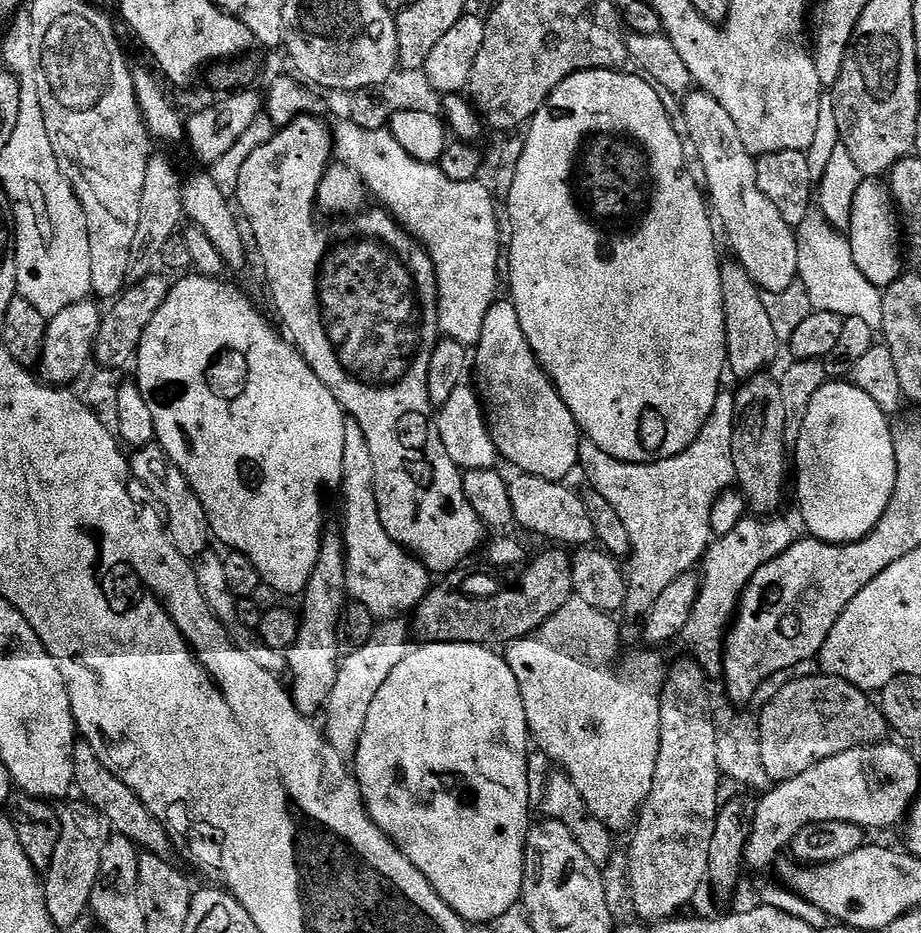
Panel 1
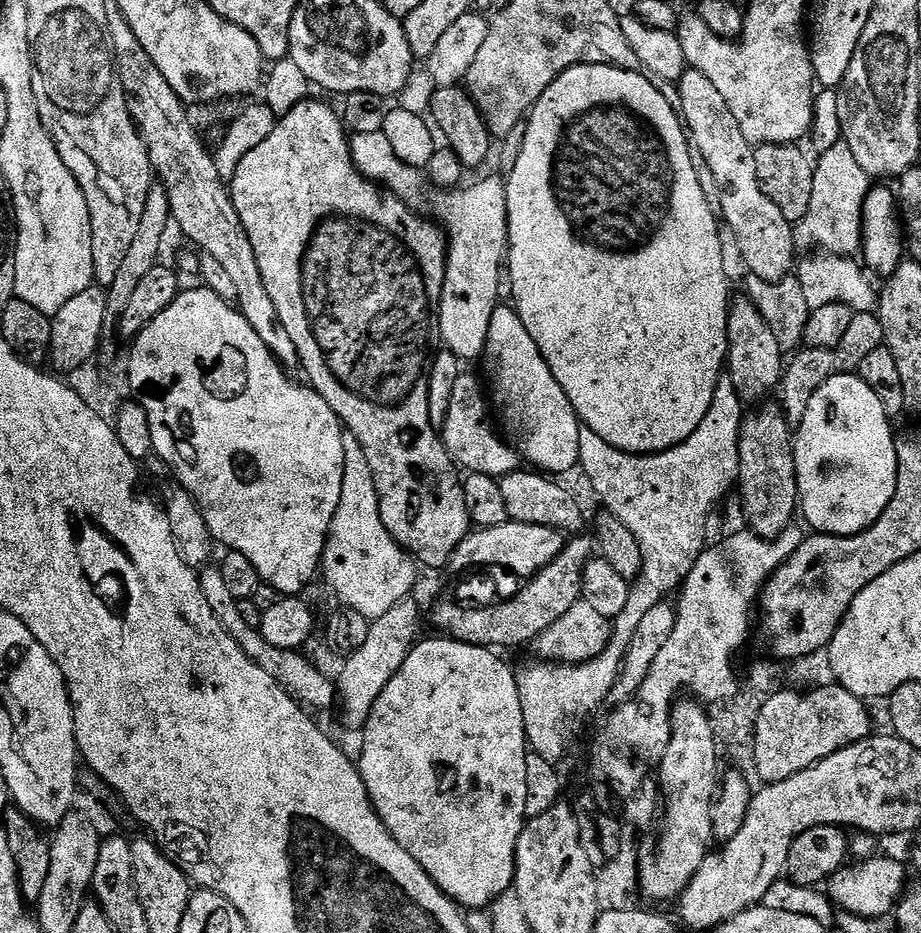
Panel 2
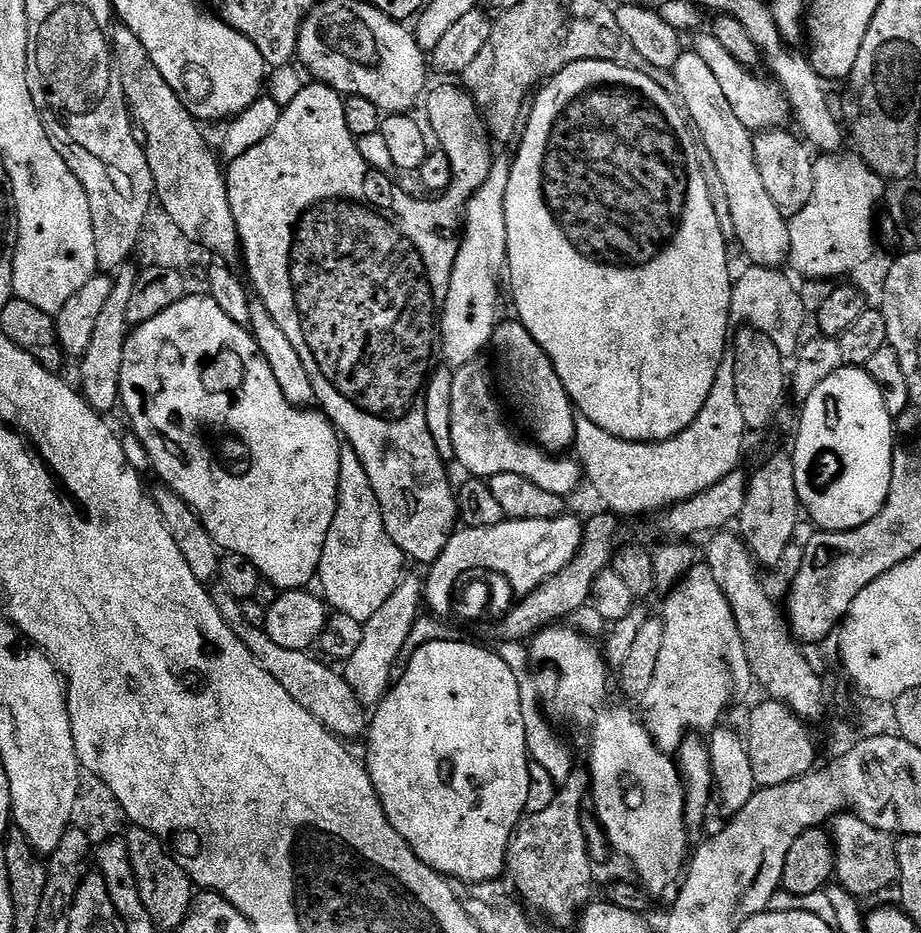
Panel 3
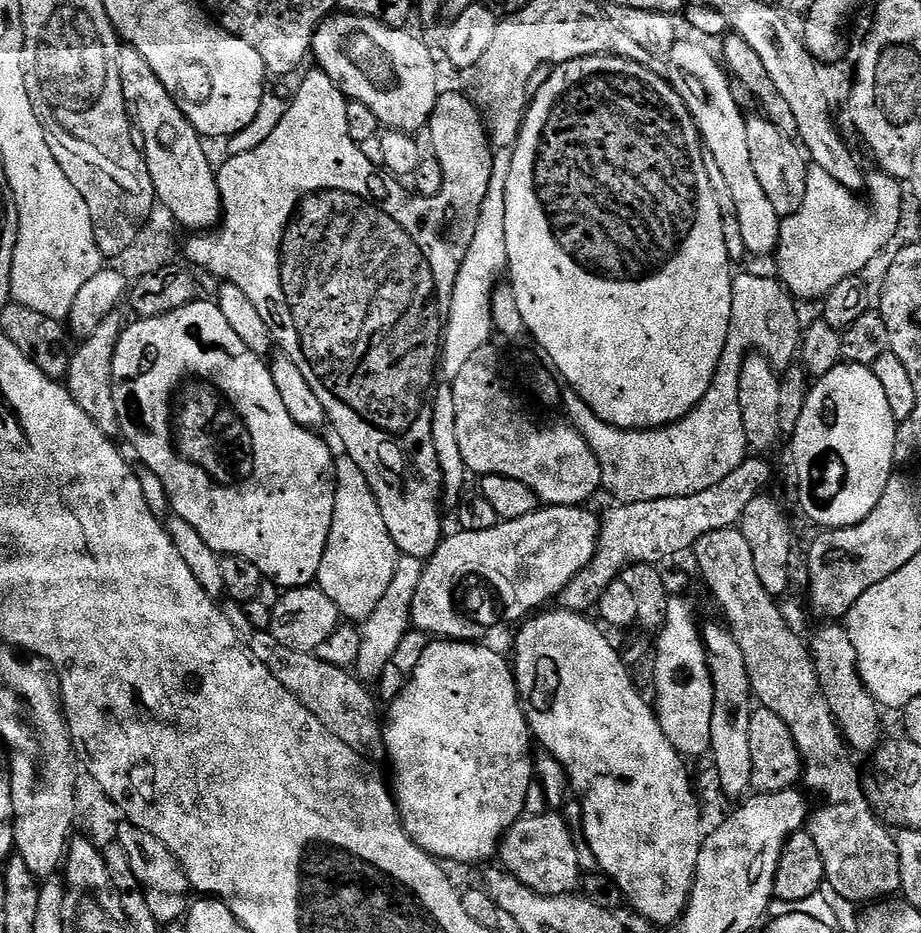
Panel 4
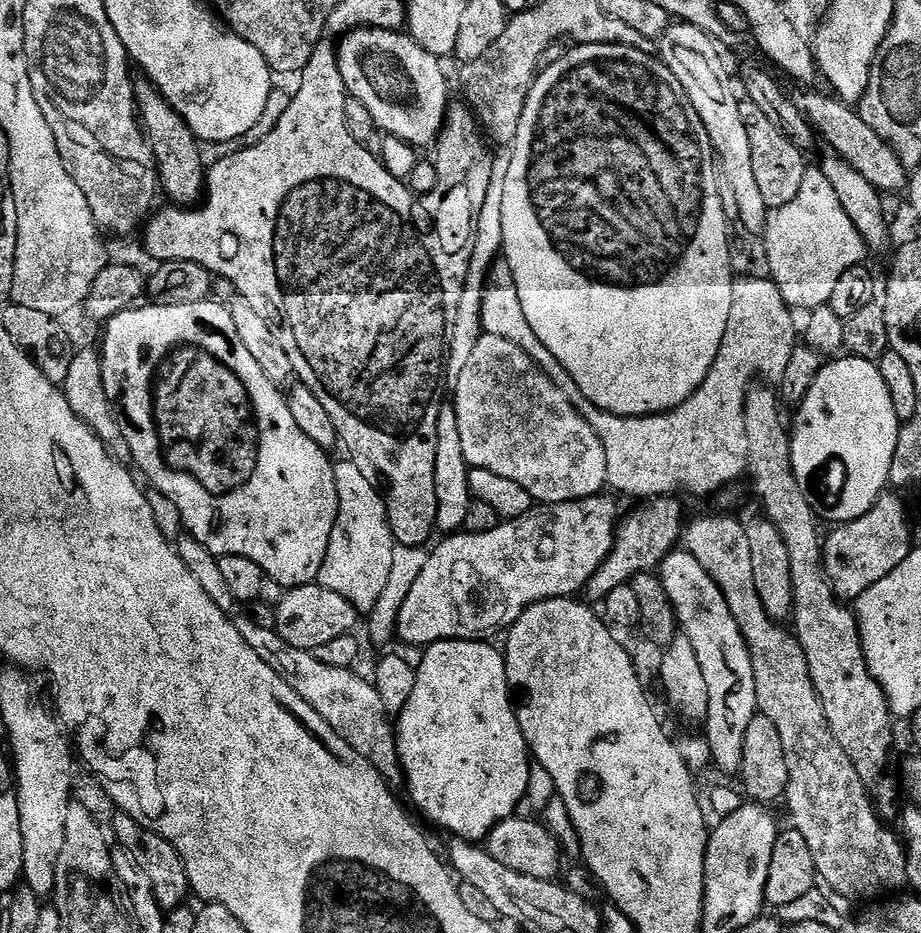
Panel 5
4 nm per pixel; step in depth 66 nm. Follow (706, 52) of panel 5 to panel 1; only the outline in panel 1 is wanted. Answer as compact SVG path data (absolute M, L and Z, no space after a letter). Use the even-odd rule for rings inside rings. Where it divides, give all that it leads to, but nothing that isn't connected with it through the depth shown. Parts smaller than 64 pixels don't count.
M693 90L683 97L682 103L686 123L706 169L711 211L724 219L728 240L736 251L735 259L747 270L761 292L790 290L800 275L796 233L793 225L782 222L782 214L774 210L774 202L758 190L757 157L746 150L746 142L742 142L734 118L726 114L718 98L703 90Z

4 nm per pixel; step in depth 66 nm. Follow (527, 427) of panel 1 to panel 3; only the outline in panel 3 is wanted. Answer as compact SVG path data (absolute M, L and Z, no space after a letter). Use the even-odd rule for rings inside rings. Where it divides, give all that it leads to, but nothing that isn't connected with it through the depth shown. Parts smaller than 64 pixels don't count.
M511 319L505 324L504 321L497 323L492 344L496 348L497 358L500 359L500 368L504 371L504 384L512 395L512 404L520 411L520 416L528 427L527 435L535 443L546 452L567 453L576 442L578 413L566 394L566 386L562 386L562 378L558 378L542 346L534 342L530 330L526 330L526 326L519 319Z

